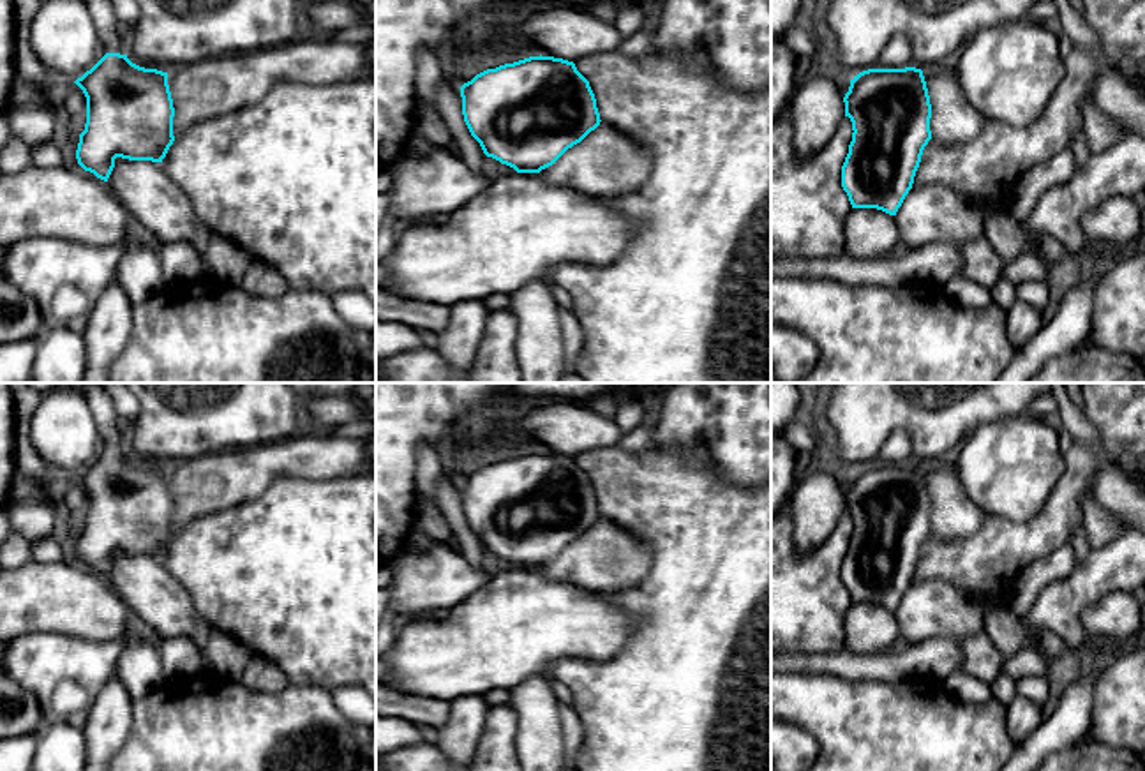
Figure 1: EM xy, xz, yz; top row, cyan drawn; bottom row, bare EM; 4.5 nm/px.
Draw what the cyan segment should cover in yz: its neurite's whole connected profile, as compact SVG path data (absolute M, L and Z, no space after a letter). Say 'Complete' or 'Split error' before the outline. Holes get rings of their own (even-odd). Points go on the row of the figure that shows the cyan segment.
Complete. M863 71L850 79L843 102L854 132L842 166L842 187L852 208L896 215L932 139L923 71Z

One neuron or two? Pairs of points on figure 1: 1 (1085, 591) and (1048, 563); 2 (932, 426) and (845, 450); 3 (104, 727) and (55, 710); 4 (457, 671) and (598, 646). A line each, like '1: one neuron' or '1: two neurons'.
1: two neurons
2: one neuron
3: two neurons
4: one neuron

